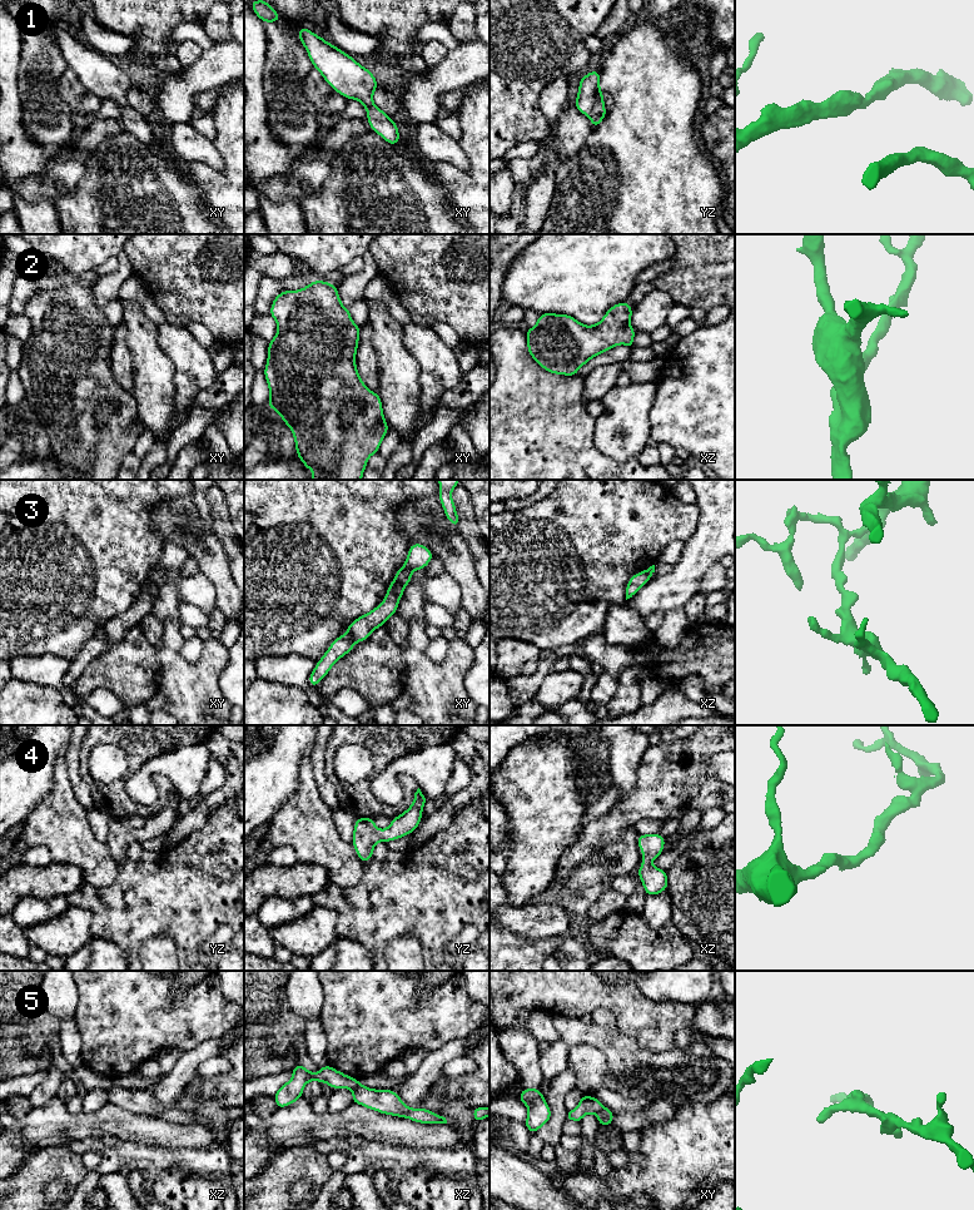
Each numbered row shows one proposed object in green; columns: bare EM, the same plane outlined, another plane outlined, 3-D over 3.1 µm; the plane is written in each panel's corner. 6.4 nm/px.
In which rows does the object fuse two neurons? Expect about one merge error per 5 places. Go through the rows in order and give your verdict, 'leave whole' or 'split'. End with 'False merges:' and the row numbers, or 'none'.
1: leave whole
2: leave whole
3: split
4: leave whole
5: split
False merges: 3, 5

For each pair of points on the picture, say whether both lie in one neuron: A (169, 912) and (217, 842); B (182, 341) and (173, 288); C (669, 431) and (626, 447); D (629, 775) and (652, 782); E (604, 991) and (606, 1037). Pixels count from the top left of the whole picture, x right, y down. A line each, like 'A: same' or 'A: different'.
A: same
B: different
C: different
D: different
E: different

